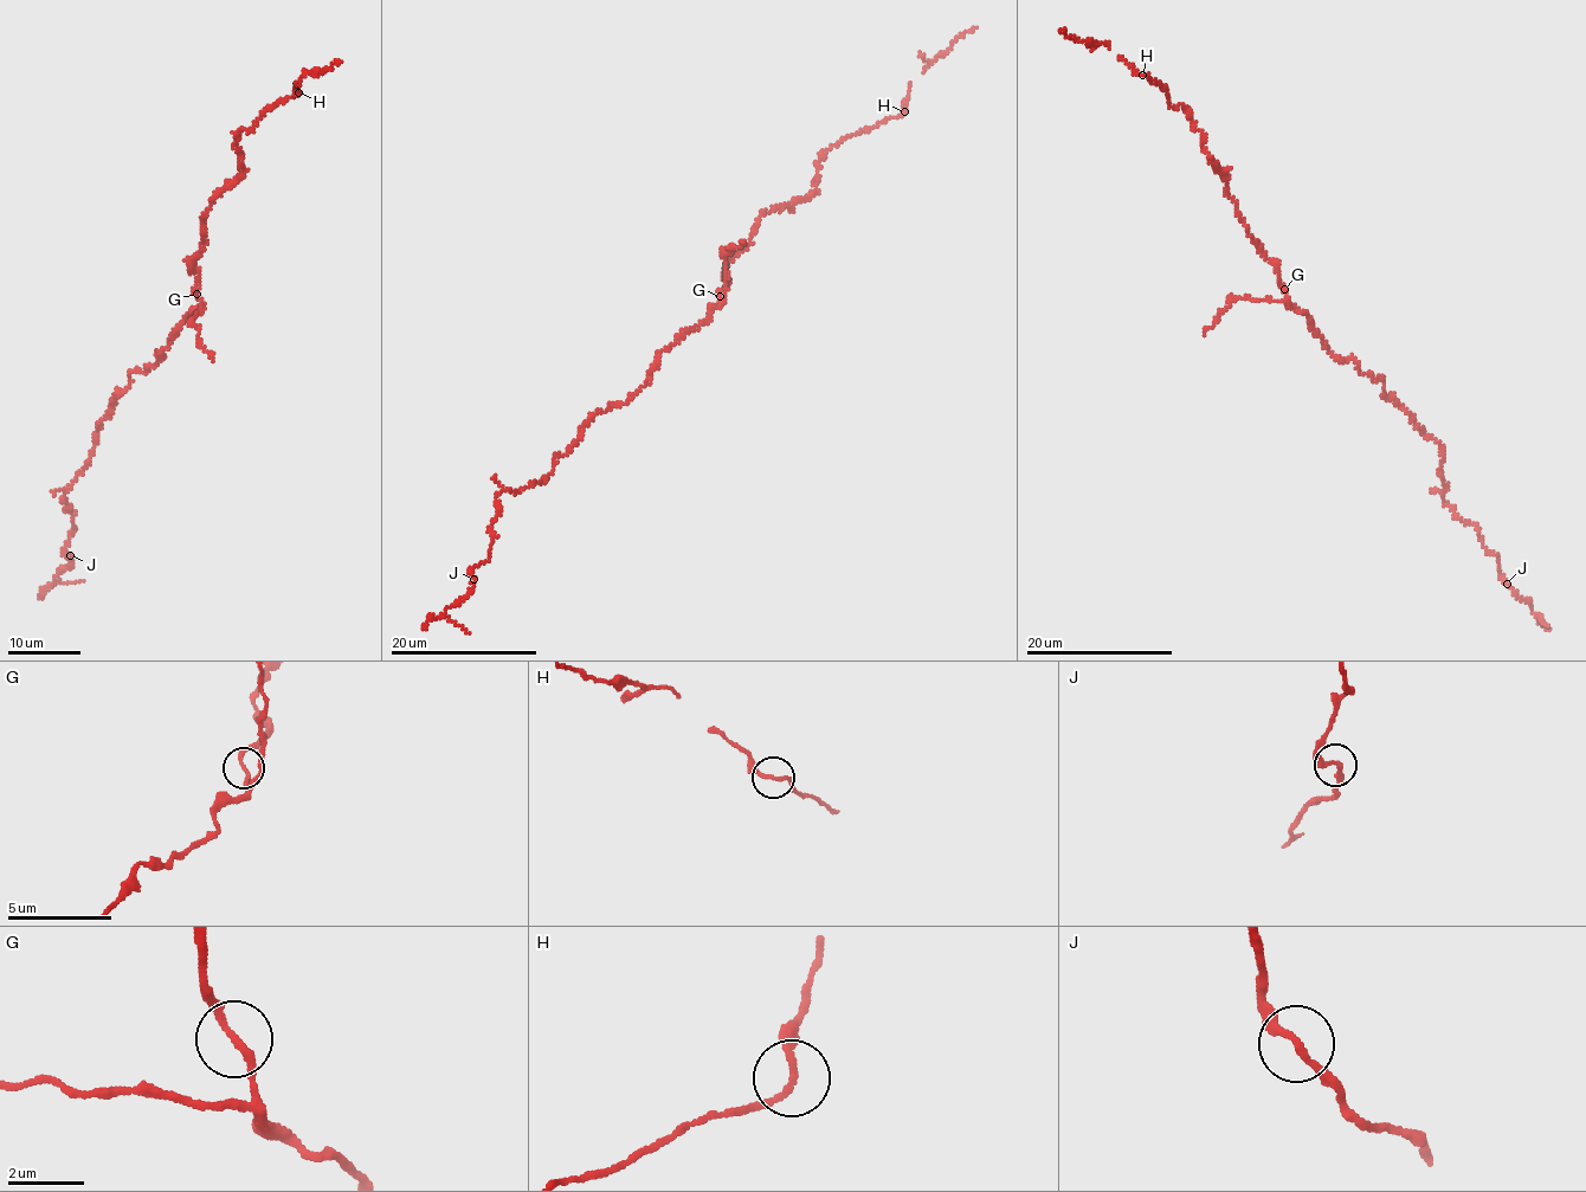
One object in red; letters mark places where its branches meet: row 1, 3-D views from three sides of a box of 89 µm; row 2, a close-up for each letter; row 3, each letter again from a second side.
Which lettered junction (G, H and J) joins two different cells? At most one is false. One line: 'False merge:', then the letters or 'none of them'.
False merge: none of them

